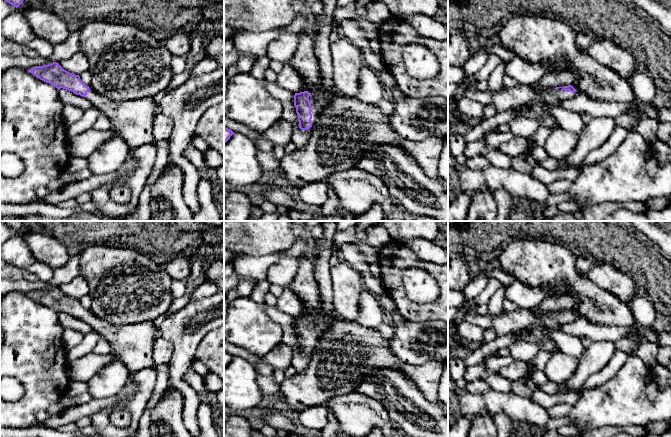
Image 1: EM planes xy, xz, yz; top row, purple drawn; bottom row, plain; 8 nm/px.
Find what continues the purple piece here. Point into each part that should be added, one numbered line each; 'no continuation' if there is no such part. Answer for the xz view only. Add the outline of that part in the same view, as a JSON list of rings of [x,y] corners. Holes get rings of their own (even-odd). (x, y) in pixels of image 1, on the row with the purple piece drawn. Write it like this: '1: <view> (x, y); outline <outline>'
1: xz (304, 60); outline [[[299,32],[297,48],[295,52],[292,54],[289,62],[298,71],[298,73],[303,77],[303,79],[306,81],[306,83],[309,86],[309,93],[310,93],[309,100],[311,104],[311,114],[312,114],[311,122],[313,126],[318,116],[324,109],[324,107],[328,104],[329,99],[333,96],[338,96],[343,94],[334,85],[329,88],[324,88],[322,86],[320,67],[314,51],[313,39],[309,35]]]

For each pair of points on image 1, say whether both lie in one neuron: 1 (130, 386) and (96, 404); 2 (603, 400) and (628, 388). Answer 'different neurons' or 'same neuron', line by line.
1: same neuron
2: same neuron

